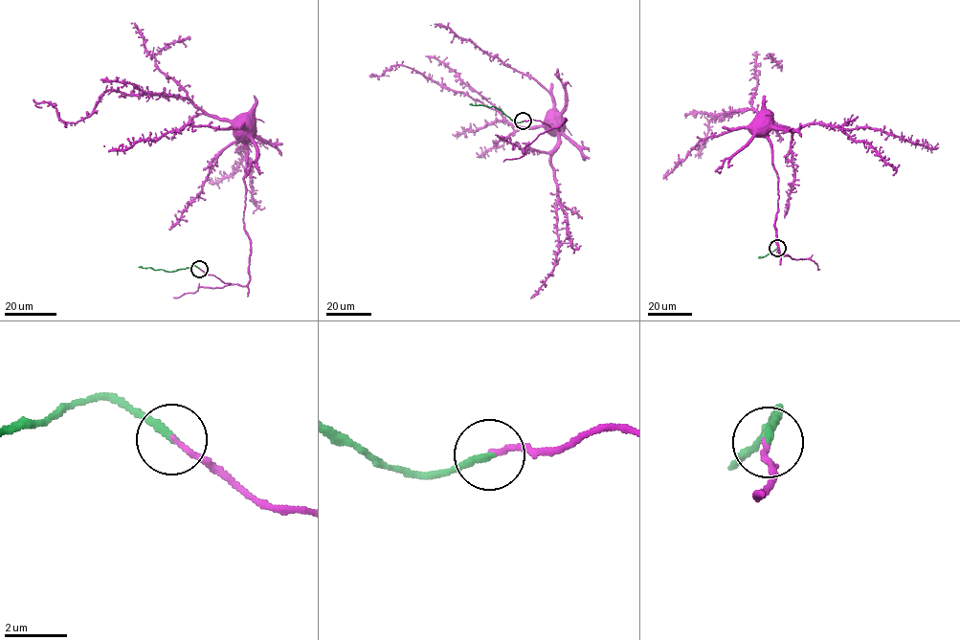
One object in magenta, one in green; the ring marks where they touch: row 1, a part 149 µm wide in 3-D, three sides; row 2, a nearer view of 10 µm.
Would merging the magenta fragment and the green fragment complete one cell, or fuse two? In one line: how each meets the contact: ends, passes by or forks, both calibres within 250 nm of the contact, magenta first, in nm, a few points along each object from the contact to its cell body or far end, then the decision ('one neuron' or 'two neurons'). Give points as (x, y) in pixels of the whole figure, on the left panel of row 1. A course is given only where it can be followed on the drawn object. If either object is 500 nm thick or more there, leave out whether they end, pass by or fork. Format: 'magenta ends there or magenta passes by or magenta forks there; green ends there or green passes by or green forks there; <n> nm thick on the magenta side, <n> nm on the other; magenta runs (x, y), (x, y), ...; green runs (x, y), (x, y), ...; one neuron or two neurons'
magenta ends there; green ends there; 150 nm thick on the magenta side, 260 nm on the other; magenta runs (199, 269), (249, 279), (247, 147), (230, 122), (181, 98), (112, 91), (76, 122), (41, 107); green runs (199, 269), (191, 265), (167, 271), (139, 267); one neuron

